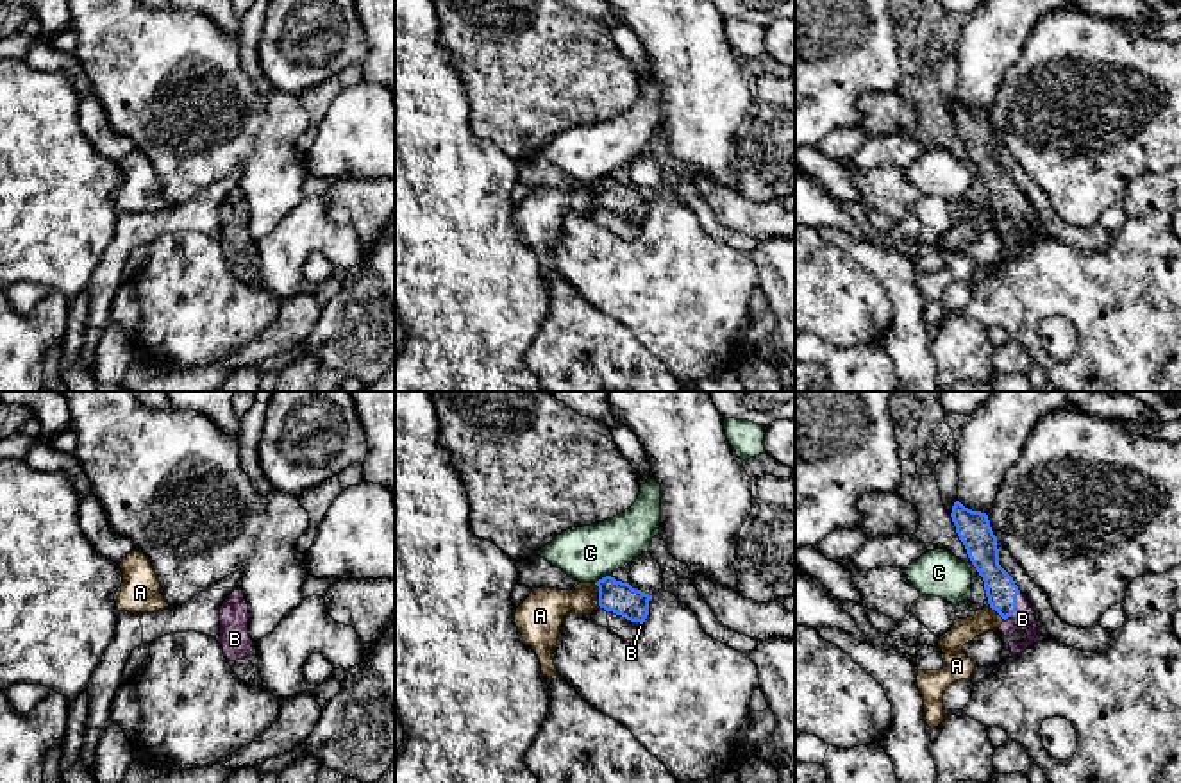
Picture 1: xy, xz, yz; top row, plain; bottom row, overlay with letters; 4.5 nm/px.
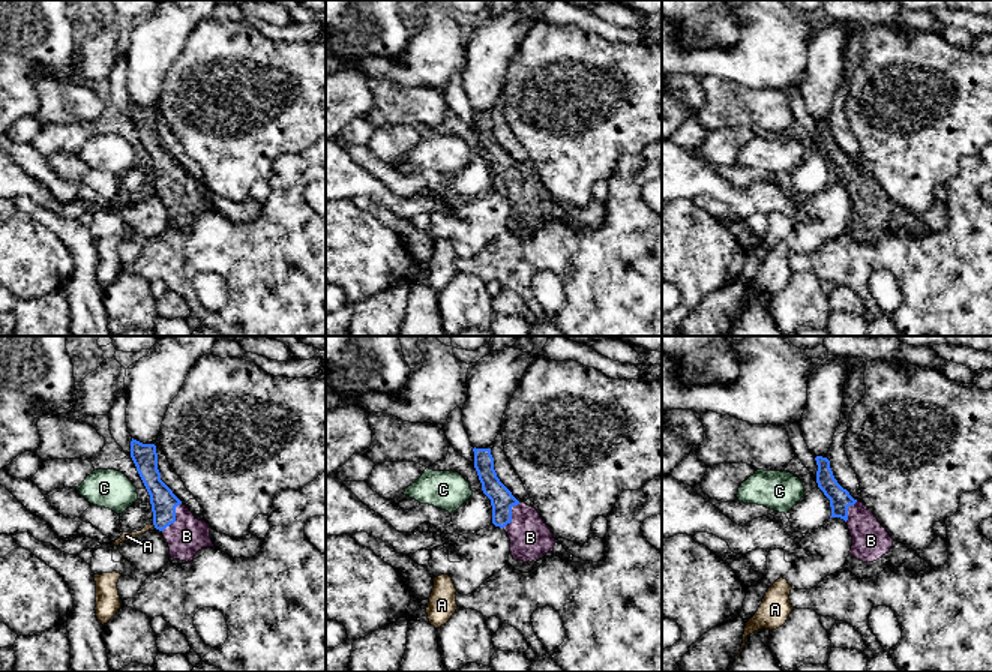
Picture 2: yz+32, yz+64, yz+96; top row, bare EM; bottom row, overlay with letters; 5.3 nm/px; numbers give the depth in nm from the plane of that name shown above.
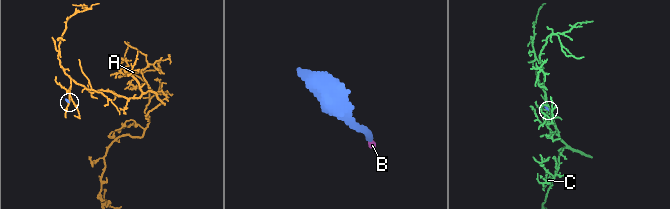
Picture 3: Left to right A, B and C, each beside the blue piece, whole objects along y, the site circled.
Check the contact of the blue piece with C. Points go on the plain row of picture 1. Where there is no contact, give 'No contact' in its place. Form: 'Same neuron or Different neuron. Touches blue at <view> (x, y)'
Different neuron. Touches blue at xz (603, 177)

